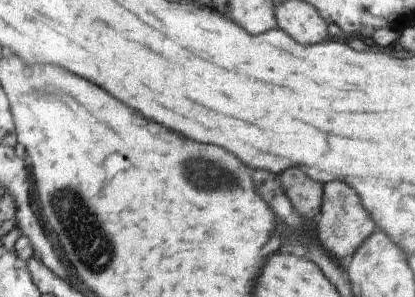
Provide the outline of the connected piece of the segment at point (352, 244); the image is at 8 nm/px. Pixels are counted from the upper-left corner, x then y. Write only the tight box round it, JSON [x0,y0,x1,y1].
[313,181,378,262]

